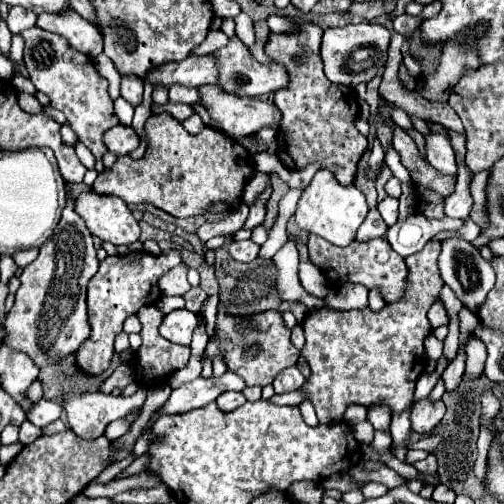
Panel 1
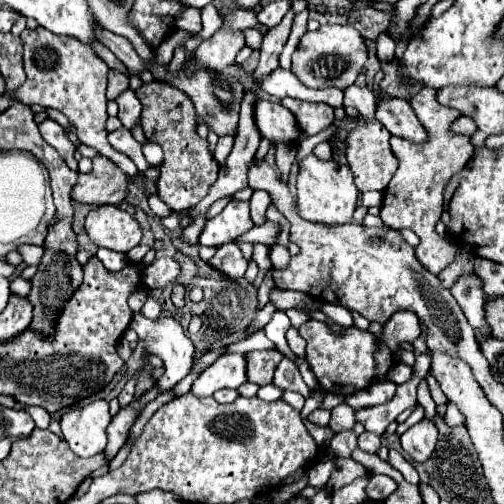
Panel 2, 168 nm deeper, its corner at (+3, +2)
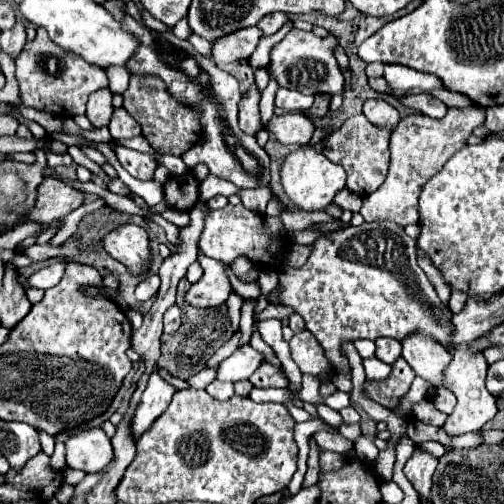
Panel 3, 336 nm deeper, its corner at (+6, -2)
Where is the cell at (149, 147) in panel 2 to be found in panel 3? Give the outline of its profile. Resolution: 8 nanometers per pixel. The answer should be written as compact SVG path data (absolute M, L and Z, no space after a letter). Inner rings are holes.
M119 107L119 109L113 111L111 123L109 123L109 131L111 131L111 137L115 141L133 139L133 137L141 135L141 125L123 107Z

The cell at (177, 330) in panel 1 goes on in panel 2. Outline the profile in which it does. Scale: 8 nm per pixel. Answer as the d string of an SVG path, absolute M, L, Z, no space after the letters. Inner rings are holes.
M138 313L138 315L134 315L130 327L138 333L140 341L144 341L146 347L148 347L154 355L158 355L158 357L164 361L164 373L162 373L162 377L156 381L158 391L164 393L164 391L174 389L176 383L182 381L182 379L190 373L192 363L194 363L194 361L192 361L192 357L194 357L194 345L192 345L192 341L186 337L182 325L180 325L176 319L172 319L172 317L150 321L150 319L146 319L144 315Z

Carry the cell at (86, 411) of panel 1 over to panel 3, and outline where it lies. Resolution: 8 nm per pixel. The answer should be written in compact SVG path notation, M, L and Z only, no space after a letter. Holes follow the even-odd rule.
M77 427L65 441L67 465L85 473L101 471L113 457L109 437L101 427Z

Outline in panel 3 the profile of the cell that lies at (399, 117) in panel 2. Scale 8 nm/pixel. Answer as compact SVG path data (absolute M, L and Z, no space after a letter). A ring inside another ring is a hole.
M367 99L363 103L363 113L377 127L387 127L391 131L401 121L399 111L393 105L389 105L387 101L383 101L383 99Z

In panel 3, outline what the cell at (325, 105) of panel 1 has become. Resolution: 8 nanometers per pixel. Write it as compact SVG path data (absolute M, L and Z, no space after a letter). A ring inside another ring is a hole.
M327 95L325 97L317 97L315 103L313 103L313 107L307 111L307 117L311 117L311 119L325 117L327 111L329 111L329 97Z

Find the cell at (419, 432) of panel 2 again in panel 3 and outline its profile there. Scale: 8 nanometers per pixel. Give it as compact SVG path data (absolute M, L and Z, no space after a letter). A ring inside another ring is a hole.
M421 447L413 449L413 455L405 463L405 475L413 483L413 487L419 493L419 499L429 499L431 489L431 475L437 467L437 457L429 451L423 451Z

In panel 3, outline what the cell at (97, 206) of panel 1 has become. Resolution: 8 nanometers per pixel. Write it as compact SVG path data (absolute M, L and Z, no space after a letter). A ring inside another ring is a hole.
M133 223L119 225L111 233L107 233L103 239L103 249L113 259L127 265L131 273L141 273L151 263L147 231Z

